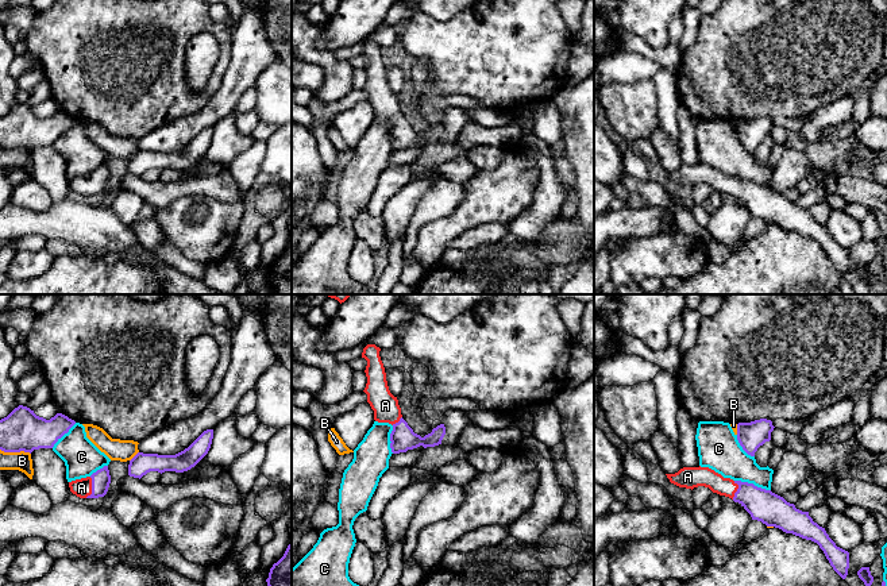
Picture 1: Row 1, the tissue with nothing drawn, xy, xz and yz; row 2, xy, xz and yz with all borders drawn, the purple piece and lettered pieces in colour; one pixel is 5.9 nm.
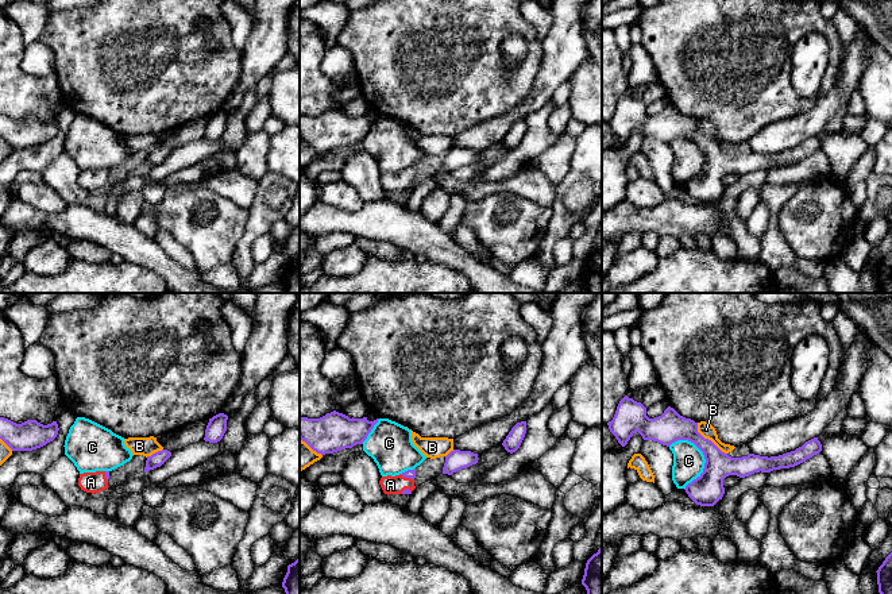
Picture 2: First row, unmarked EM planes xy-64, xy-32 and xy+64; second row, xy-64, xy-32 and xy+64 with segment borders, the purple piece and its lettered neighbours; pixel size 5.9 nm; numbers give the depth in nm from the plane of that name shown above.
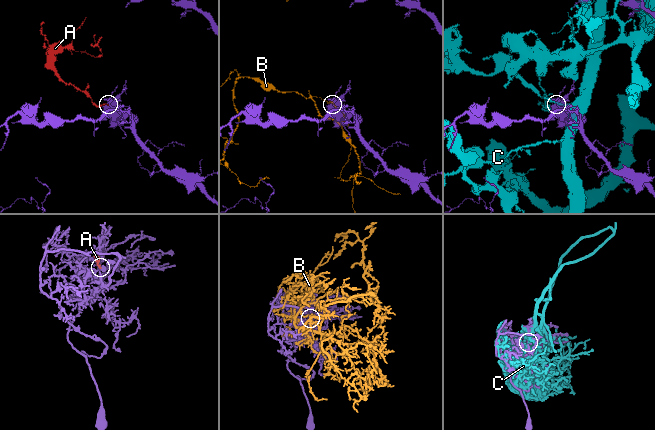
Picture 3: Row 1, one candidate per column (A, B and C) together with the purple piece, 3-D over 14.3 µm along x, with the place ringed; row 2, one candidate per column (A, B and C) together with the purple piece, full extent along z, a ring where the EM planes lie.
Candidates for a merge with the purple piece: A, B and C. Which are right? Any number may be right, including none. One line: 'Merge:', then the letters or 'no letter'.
Merge: A

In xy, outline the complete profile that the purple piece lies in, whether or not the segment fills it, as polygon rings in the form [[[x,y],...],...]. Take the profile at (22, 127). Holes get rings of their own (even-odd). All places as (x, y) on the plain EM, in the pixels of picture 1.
[[[19,103],[0,117],[0,147],[31,151],[34,147],[53,146],[74,122],[74,117],[62,111],[46,117],[30,105]]]

